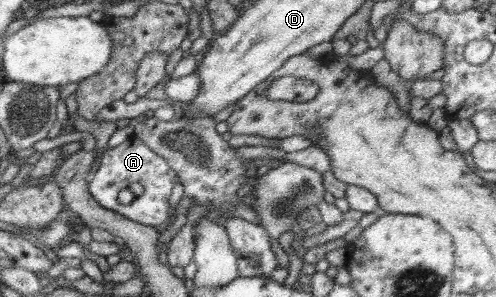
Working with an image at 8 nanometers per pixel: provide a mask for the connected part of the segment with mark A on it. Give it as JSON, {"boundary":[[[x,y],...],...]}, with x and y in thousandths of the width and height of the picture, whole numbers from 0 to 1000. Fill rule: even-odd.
{"boundary":[[[266,458],[210,512],[204,556],[179,613],[177,646],[216,707],[230,707],[272,747],[313,764],[327,747],[337,747],[341,734],[341,667],[353,609],[359,609],[353,582],[329,529],[313,519],[286,471]],[[268,616],[288,623],[292,646],[272,663],[260,690],[240,684],[240,646]]]}

